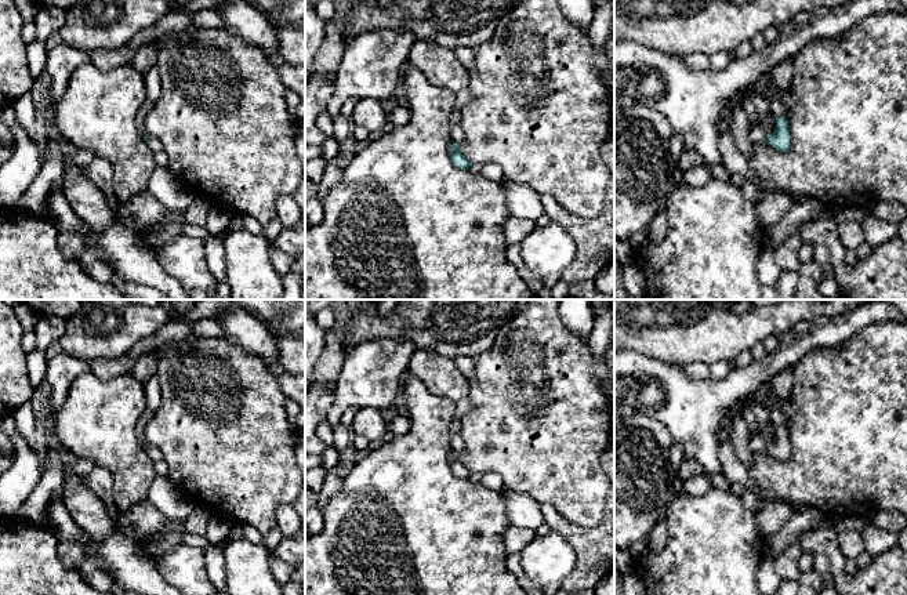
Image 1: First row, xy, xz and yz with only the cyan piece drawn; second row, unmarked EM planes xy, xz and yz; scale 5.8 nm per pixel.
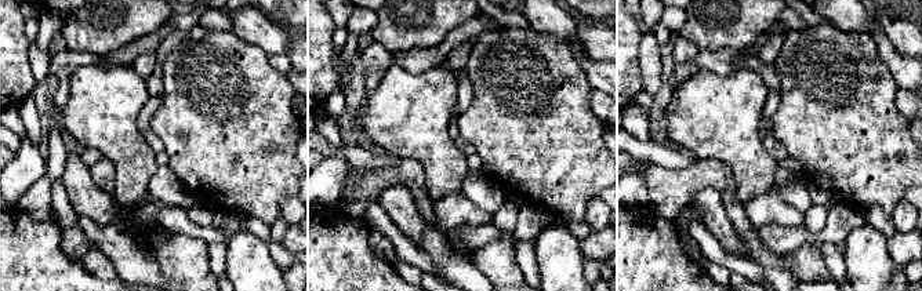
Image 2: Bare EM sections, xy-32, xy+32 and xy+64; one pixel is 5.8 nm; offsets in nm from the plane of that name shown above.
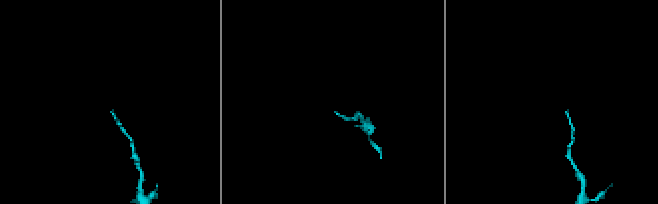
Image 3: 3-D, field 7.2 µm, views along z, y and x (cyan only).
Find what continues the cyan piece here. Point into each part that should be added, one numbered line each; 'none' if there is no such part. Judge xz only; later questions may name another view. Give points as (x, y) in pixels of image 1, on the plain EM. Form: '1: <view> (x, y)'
1: xz (457, 445)

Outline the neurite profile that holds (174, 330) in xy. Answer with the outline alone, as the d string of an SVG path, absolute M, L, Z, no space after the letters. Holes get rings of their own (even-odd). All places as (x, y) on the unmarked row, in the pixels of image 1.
M168 320L156 334L141 340L128 353L116 359L104 359L90 362L88 373L92 373L102 381L116 375L131 374L135 360L152 349L159 349L168 342L186 340L192 331L193 320Z

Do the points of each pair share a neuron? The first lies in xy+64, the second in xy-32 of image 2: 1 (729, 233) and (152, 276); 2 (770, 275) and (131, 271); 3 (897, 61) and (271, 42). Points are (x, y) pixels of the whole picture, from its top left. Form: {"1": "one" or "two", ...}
{"1": "two", "2": "one", "3": "two"}

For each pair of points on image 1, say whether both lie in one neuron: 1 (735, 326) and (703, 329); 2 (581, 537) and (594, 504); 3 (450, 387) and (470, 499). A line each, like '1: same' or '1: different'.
1: same
2: different
3: different

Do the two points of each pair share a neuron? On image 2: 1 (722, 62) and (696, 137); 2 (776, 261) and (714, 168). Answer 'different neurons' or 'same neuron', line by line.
1: different neurons
2: same neuron

